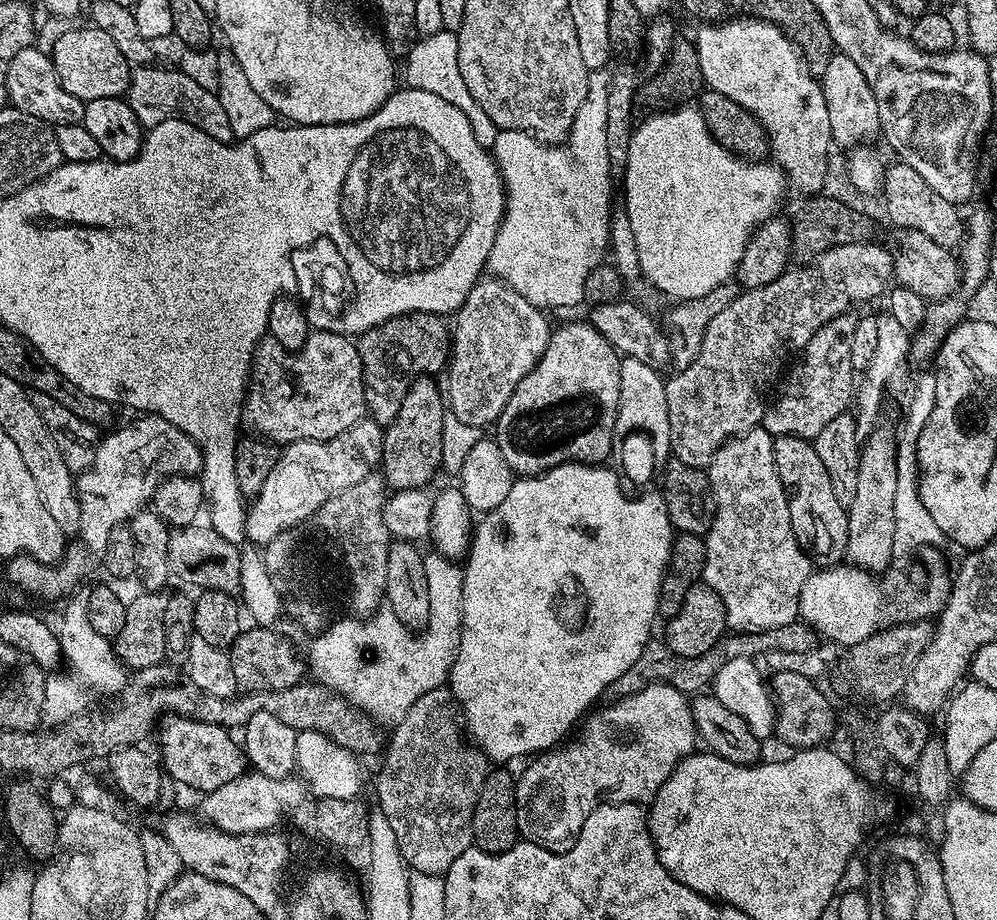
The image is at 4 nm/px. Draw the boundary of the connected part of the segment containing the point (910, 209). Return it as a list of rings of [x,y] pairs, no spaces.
[[[889,163],[884,170],[884,179],[882,181],[882,193],[884,192],[884,208],[888,211],[888,216],[897,225],[897,229],[918,230],[922,234],[926,234],[926,238],[938,242],[938,246],[959,249],[964,243],[964,234],[966,231],[966,220],[962,215],[961,209],[955,204],[951,204],[946,198],[942,198],[942,194],[938,194],[938,190],[933,190],[926,182],[926,178],[922,178],[922,174],[918,174],[918,170],[914,170],[910,166],[901,163]]]

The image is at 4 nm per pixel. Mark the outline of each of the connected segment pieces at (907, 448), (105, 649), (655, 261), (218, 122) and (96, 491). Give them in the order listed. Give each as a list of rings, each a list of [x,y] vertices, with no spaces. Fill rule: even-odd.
[[[928,382],[925,388],[920,388],[916,392],[916,401],[912,404],[912,413],[908,416],[908,421],[904,424],[904,436],[899,437],[896,450],[896,461],[898,462],[898,495],[894,498],[894,518],[896,519],[896,543],[913,550],[931,548],[945,543],[942,530],[934,523],[934,518],[926,514],[926,506],[922,506],[920,497],[920,478],[916,467],[916,440],[920,436],[920,431],[928,423],[928,416],[934,406],[934,394],[936,393],[935,383]]]
[[[79,587],[68,599],[67,606],[62,616],[62,626],[58,628],[60,637],[61,655],[65,663],[69,664],[72,684],[80,688],[80,696],[84,696],[84,703],[91,705],[94,691],[104,692],[114,696],[120,693],[127,684],[127,671],[120,667],[120,660],[111,639],[94,630],[86,615],[87,599],[89,592],[87,587]]]
[[[676,106],[673,112],[656,112],[653,116],[646,117],[644,121],[641,119],[635,125],[632,141],[629,144],[628,166],[623,174],[622,183],[624,183],[624,192],[628,195],[626,211],[631,229],[634,230],[641,277],[645,281],[648,279],[658,291],[673,296],[673,301],[676,302],[702,298],[706,294],[710,294],[710,290],[715,290],[718,286],[722,286],[728,280],[733,279],[736,275],[736,268],[744,257],[744,251],[748,248],[749,240],[756,235],[756,229],[760,227],[762,222],[773,219],[779,213],[776,212],[779,208],[781,211],[786,200],[784,191],[789,191],[790,188],[784,171],[775,162],[765,162],[760,158],[737,156],[736,153],[716,141],[712,137],[712,131],[706,126],[704,115],[696,106]]]
[[[136,66],[132,68],[132,77],[128,83],[126,99],[130,110],[138,118],[140,127],[147,130],[158,126],[158,122],[167,120],[185,120],[198,130],[210,134],[212,140],[223,144],[233,143],[230,121],[222,110],[217,93],[198,86],[194,78],[190,78],[185,72],[172,68],[156,68],[157,66]]]
[[[140,414],[133,424],[124,424],[117,432],[105,435],[96,448],[94,462],[75,477],[76,497],[80,503],[80,531],[78,539],[88,552],[103,554],[106,542],[114,531],[114,526],[128,524],[134,514],[145,511],[151,505],[152,495],[160,483],[171,476],[196,476],[204,467],[204,451],[178,426],[166,422],[161,416]]]

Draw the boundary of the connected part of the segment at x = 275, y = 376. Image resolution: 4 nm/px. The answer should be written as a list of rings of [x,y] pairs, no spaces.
[[[312,330],[299,351],[288,351],[271,338],[261,339],[256,347],[244,397],[244,420],[252,423],[256,427],[253,429],[265,440],[280,446],[299,440],[329,440],[360,423],[367,410],[362,358],[355,343],[344,333]]]

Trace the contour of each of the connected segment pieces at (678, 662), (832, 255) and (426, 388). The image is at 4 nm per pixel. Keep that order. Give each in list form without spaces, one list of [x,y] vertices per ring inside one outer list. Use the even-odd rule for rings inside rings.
[[[798,620],[788,623],[786,626],[772,627],[770,630],[725,633],[705,654],[690,659],[674,654],[668,644],[661,639],[653,638],[643,648],[637,662],[634,662],[634,665],[630,666],[625,674],[611,683],[608,694],[611,699],[620,699],[645,689],[648,684],[655,683],[670,684],[685,694],[696,694],[709,687],[718,670],[733,658],[750,657],[755,659],[763,657],[771,651],[804,652],[815,647],[815,644],[815,633],[807,624]]]
[[[876,243],[834,246],[803,266],[789,267],[774,282],[741,291],[740,296],[726,306],[726,310],[720,311],[710,321],[702,338],[702,350],[698,350],[698,358],[694,358],[690,366],[679,369],[675,373],[677,376],[669,375],[664,382],[666,410],[670,410],[671,455],[675,460],[686,462],[686,466],[707,469],[727,440],[742,436],[761,423],[769,399],[768,391],[776,379],[781,379],[780,371],[784,372],[786,368],[784,363],[792,355],[802,353],[824,323],[851,313],[856,308],[855,304],[876,300],[889,291],[894,280],[892,253],[885,245],[883,248]]]
[[[417,376],[402,398],[398,418],[384,428],[384,459],[382,475],[389,489],[401,492],[415,488],[427,489],[428,483],[442,468],[442,422],[446,411],[446,396],[432,376]]]

